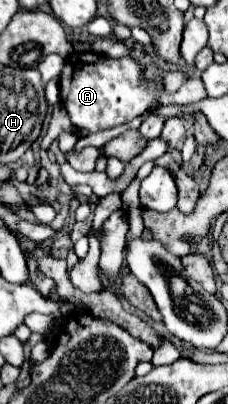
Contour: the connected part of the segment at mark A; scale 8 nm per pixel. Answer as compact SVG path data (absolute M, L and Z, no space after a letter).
M73 52L65 58L65 68L59 76L61 104L69 114L75 128L85 128L87 132L99 132L127 124L129 120L141 116L147 108L155 104L155 96L161 96L161 104L195 104L207 94L203 92L203 82L195 76L183 82L179 92L165 92L161 84L143 76L145 70L135 58L107 58L95 52Z

